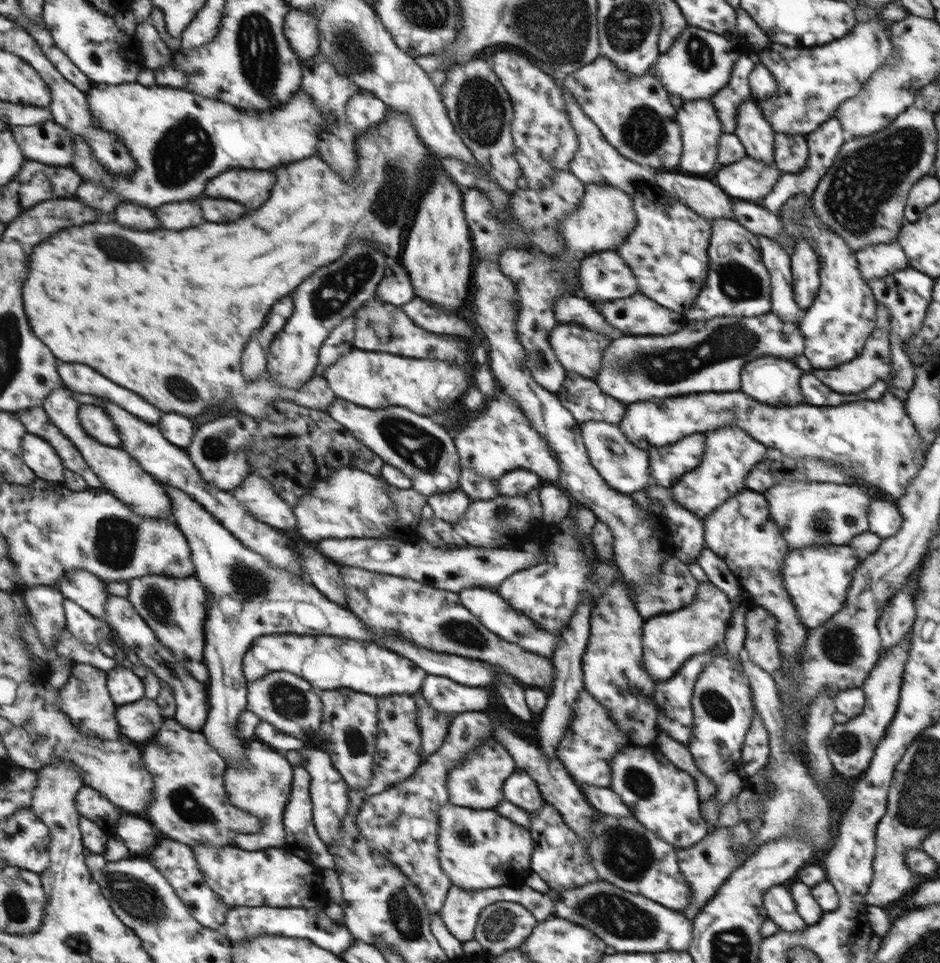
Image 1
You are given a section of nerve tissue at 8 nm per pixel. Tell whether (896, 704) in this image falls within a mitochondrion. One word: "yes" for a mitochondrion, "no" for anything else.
no

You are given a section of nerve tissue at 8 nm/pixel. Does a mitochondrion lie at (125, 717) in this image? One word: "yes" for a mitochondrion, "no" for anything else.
no

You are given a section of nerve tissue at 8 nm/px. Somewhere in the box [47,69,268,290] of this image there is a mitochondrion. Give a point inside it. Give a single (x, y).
(186, 148)

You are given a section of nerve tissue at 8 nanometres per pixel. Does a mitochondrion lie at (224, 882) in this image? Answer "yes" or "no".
no

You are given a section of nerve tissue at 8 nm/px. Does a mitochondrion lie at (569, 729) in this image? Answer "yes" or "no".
no

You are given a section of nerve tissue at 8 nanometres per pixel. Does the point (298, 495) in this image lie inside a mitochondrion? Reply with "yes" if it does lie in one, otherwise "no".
no

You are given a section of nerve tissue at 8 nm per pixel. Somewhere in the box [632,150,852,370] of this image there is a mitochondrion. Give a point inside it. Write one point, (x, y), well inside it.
(737, 281)

